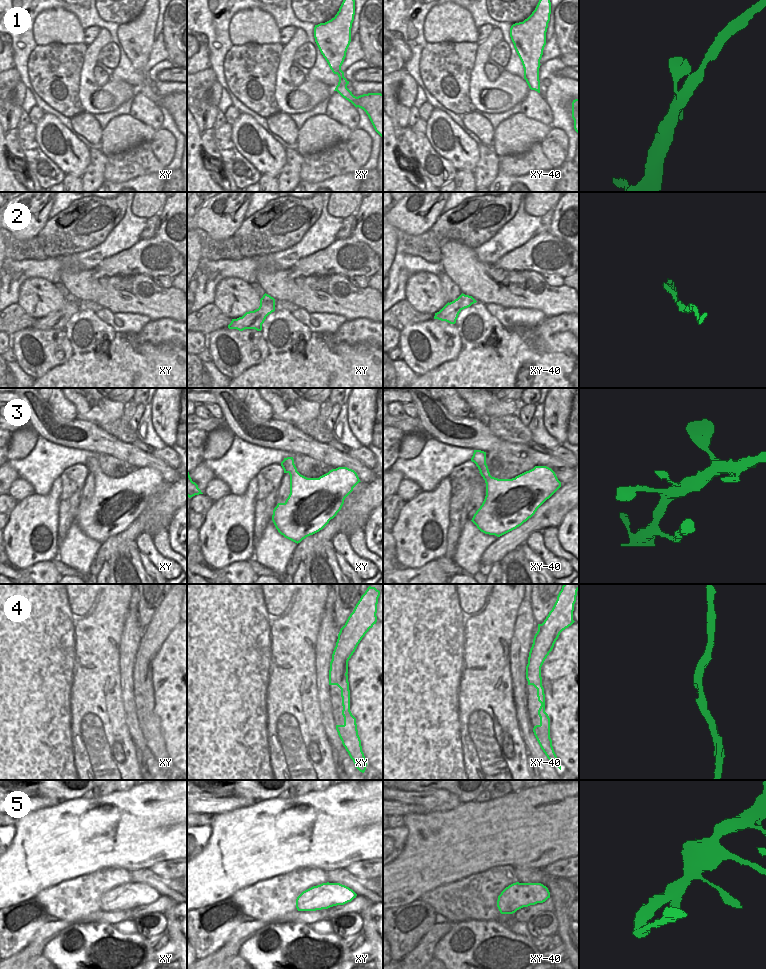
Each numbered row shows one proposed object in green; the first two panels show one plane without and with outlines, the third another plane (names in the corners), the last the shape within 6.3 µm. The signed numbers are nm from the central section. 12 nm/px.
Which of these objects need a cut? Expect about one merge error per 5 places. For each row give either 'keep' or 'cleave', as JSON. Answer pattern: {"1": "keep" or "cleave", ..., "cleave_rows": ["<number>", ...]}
{"1": "keep", "2": "keep", "3": "keep", "4": "keep", "5": "keep", "cleave_rows": []}

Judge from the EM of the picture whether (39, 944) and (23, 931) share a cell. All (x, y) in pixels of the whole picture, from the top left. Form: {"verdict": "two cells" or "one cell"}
{"verdict": "two cells"}

